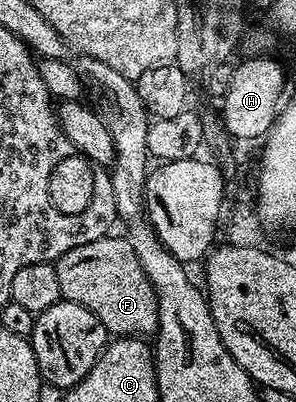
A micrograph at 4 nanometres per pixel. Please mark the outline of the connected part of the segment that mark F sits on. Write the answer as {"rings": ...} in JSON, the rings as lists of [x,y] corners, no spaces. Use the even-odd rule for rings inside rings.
{"rings":[[[107,235],[84,243],[58,258],[53,266],[54,281],[58,284],[61,300],[88,307],[88,311],[104,323],[107,334],[115,338],[157,334],[158,301],[138,263],[134,248],[125,236]]]}

